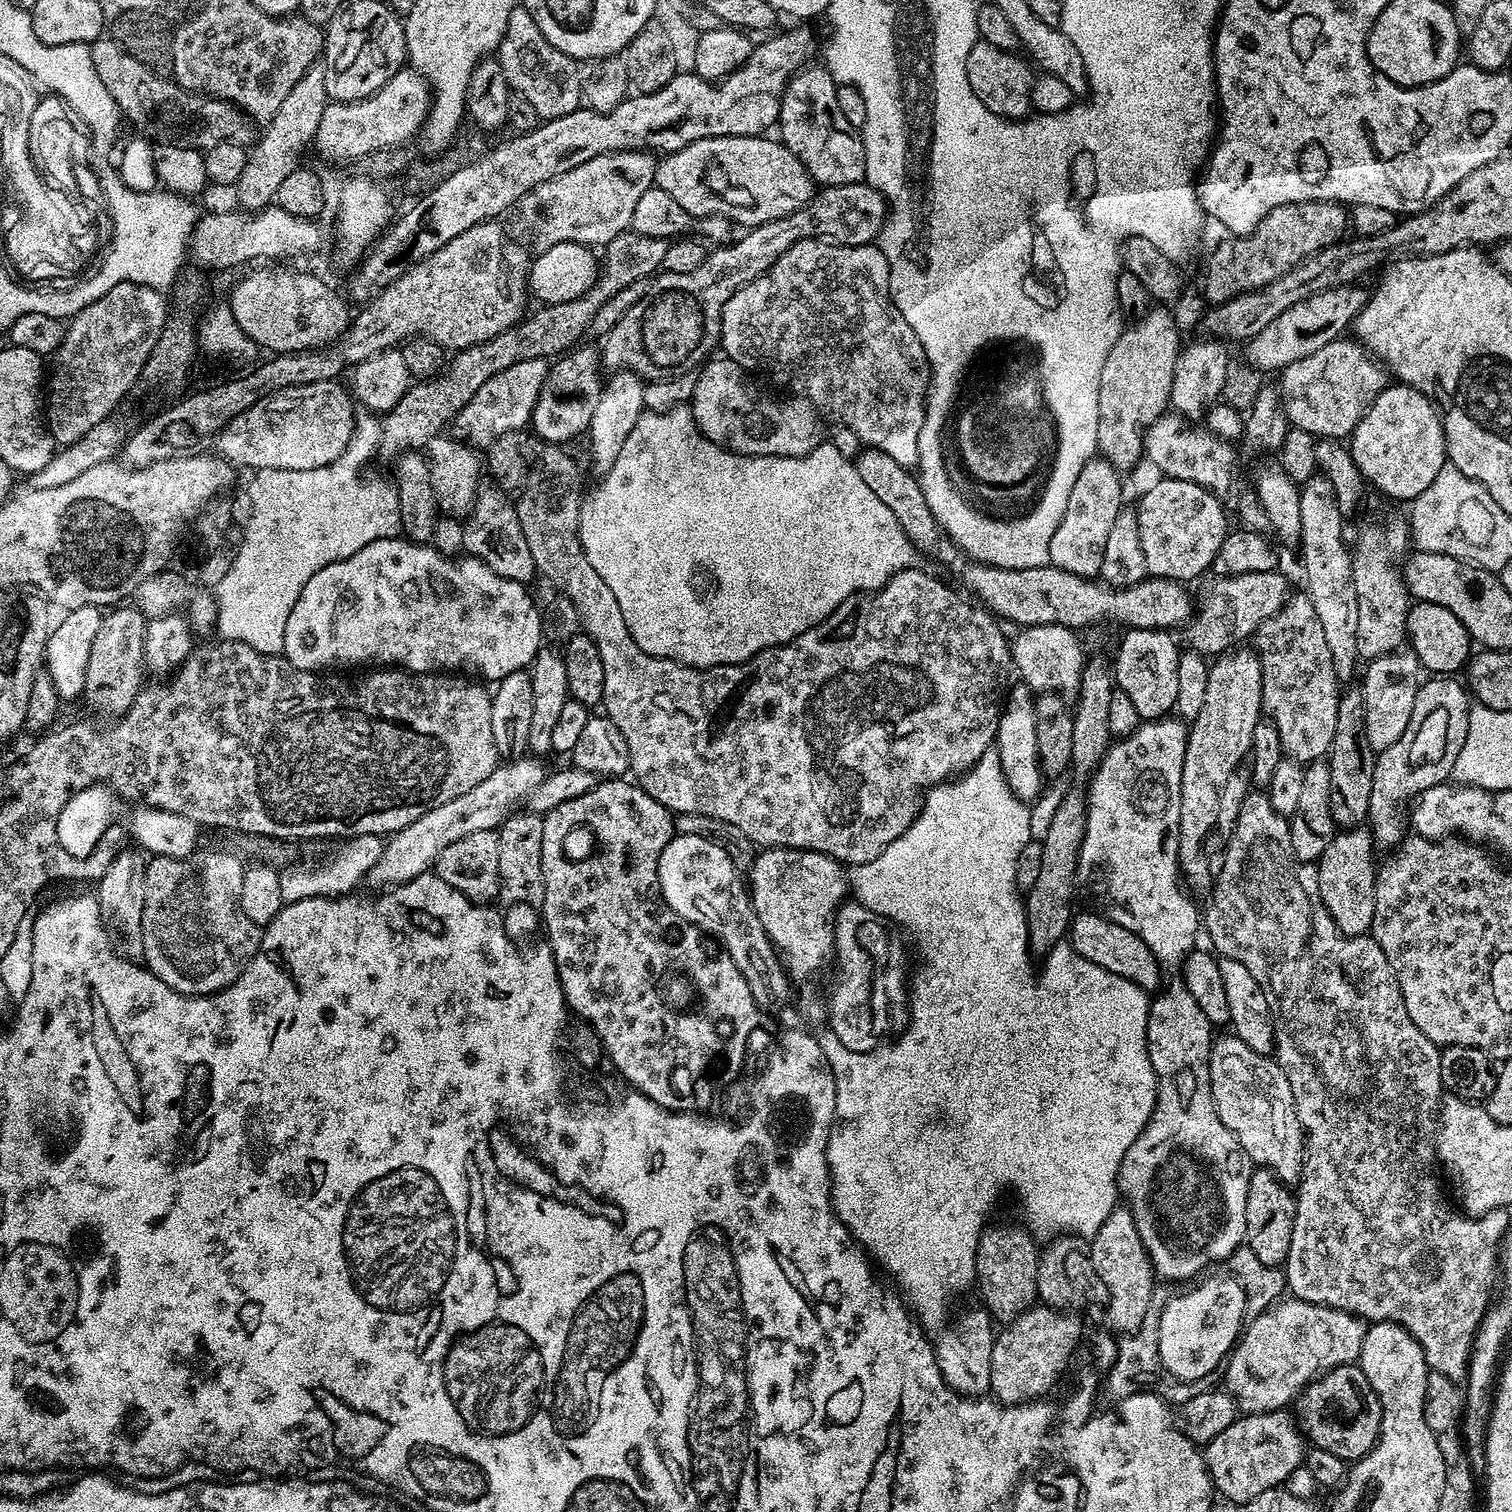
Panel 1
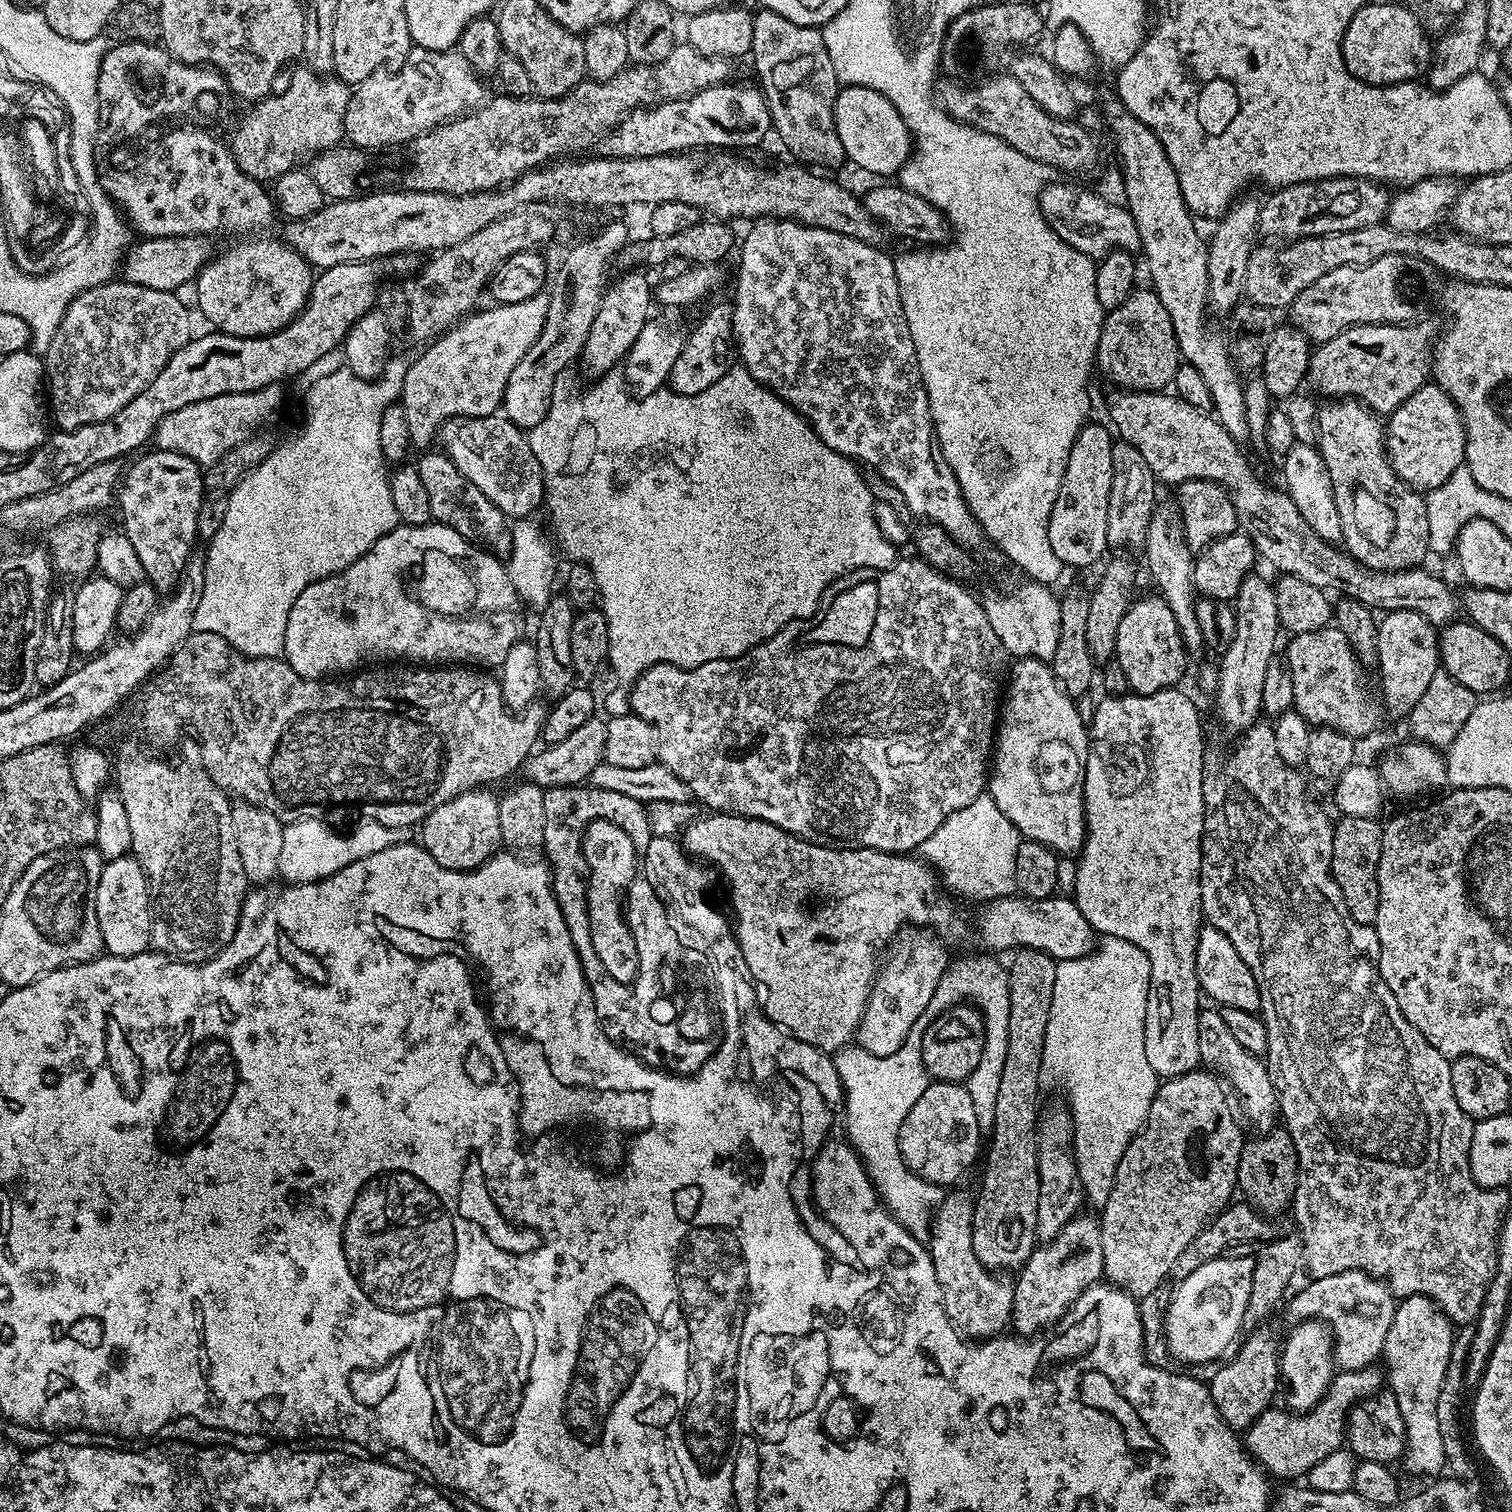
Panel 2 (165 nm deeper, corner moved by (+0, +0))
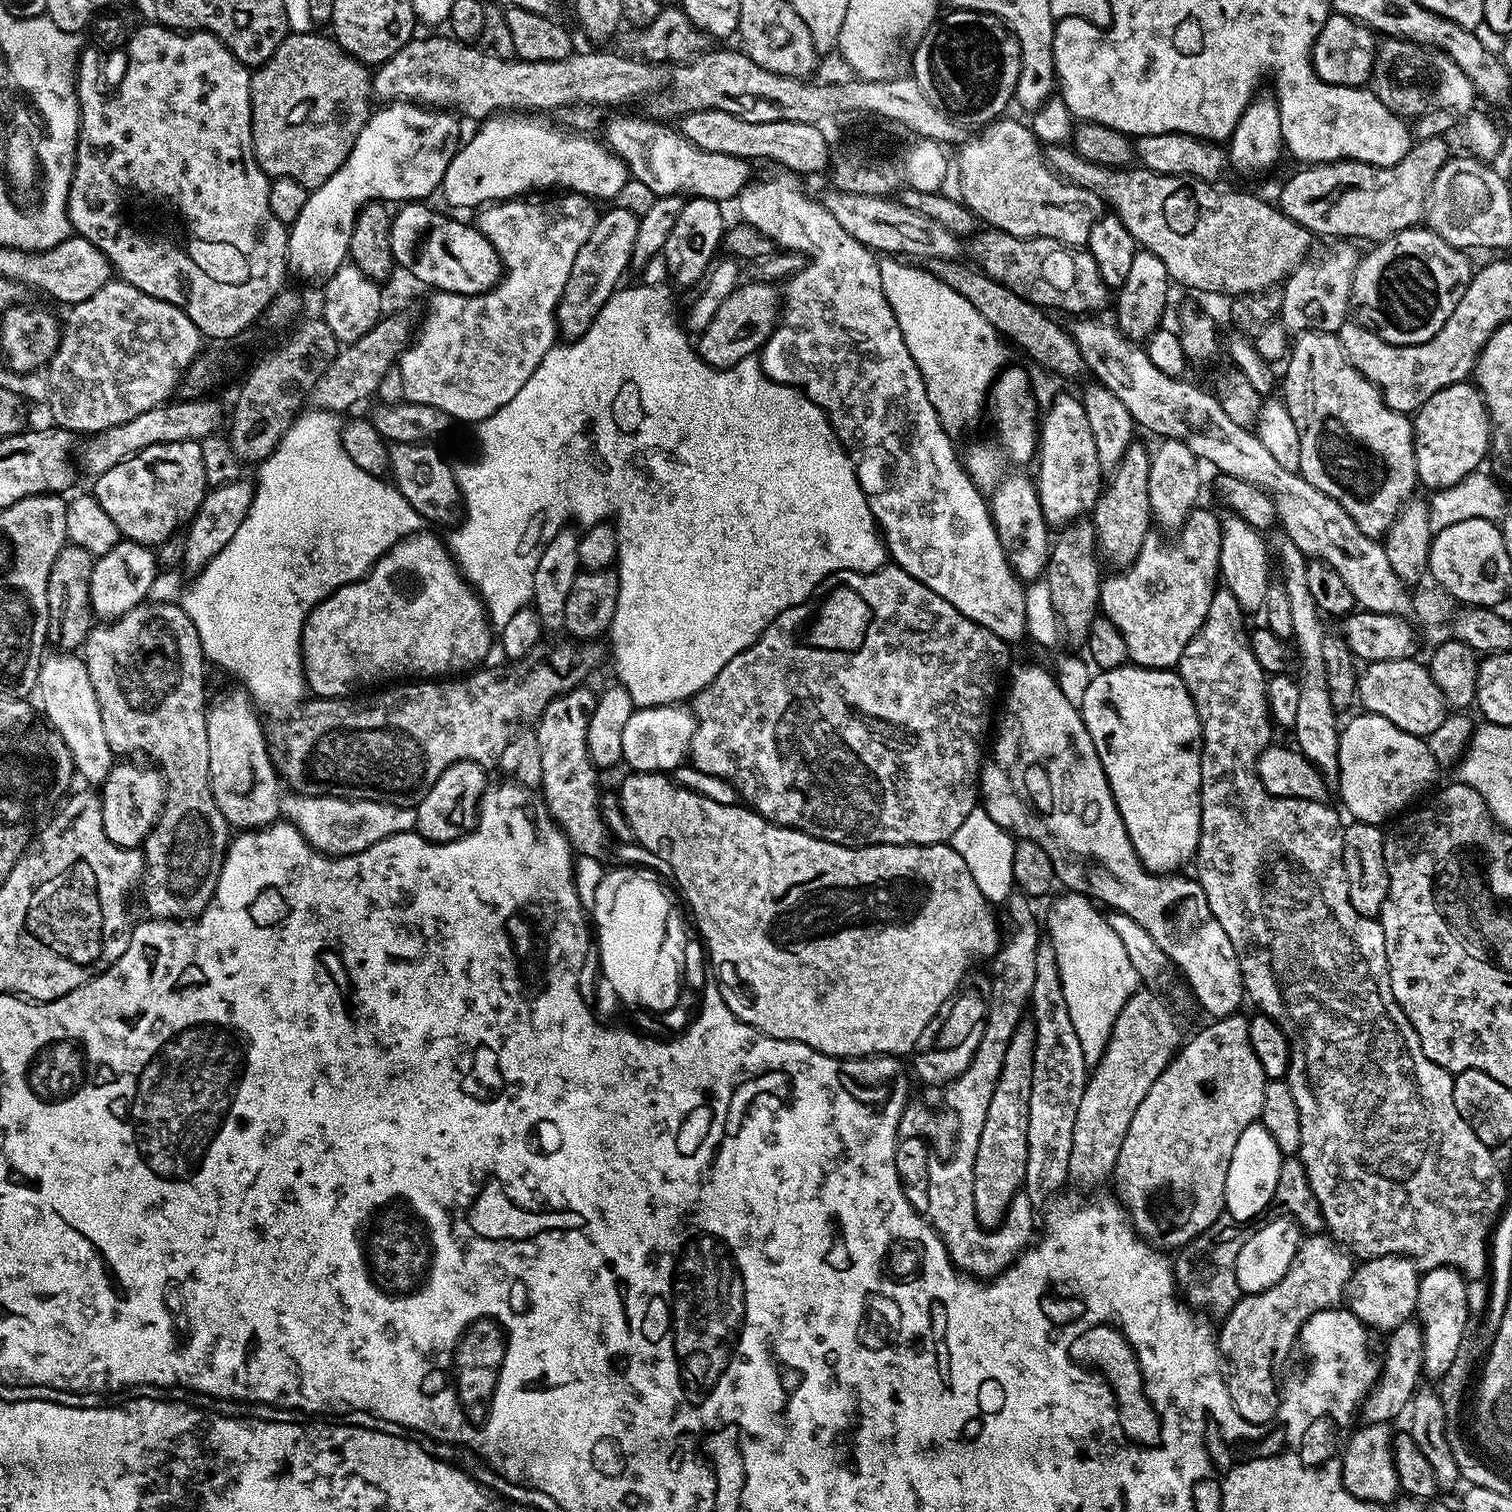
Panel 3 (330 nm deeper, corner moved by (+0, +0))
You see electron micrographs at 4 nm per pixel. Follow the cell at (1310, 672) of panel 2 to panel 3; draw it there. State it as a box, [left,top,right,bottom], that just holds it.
[1358,658,1450,738]

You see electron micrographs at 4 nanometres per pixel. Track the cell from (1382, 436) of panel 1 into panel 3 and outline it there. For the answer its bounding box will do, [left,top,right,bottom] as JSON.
[1412,383,1492,490]

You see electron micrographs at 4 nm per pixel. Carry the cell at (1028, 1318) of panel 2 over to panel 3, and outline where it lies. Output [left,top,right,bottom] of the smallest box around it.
[1068,990,1181,1188]

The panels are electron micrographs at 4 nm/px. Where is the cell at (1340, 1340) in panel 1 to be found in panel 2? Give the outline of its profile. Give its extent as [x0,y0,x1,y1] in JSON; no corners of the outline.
[1288,1270,1397,1370]

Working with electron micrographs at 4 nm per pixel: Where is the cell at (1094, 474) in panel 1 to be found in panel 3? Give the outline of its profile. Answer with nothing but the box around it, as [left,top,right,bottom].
[1035,394,1102,529]

